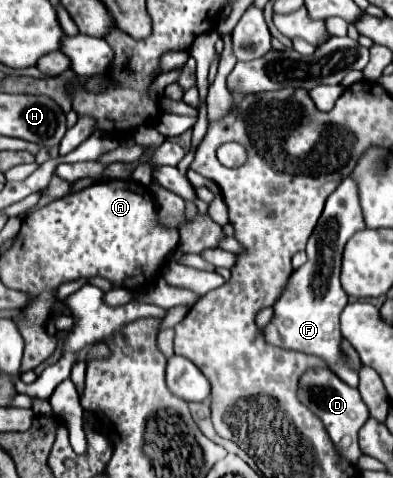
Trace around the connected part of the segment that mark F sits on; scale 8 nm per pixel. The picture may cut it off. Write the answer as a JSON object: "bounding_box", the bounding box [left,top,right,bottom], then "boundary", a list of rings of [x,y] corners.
{"bounding_box":[262,176,366,386],"boundary":[[[348,176],[328,196],[326,208],[308,240],[308,260],[302,264],[302,270],[292,272],[288,284],[282,290],[282,296],[272,306],[272,320],[262,328],[264,340],[276,344],[278,348],[324,358],[334,374],[348,386],[358,386],[358,370],[350,370],[346,366],[340,350],[340,312],[348,304],[348,296],[340,286],[340,262],[348,238],[362,228],[366,228],[366,224],[362,220],[358,188]]]}

